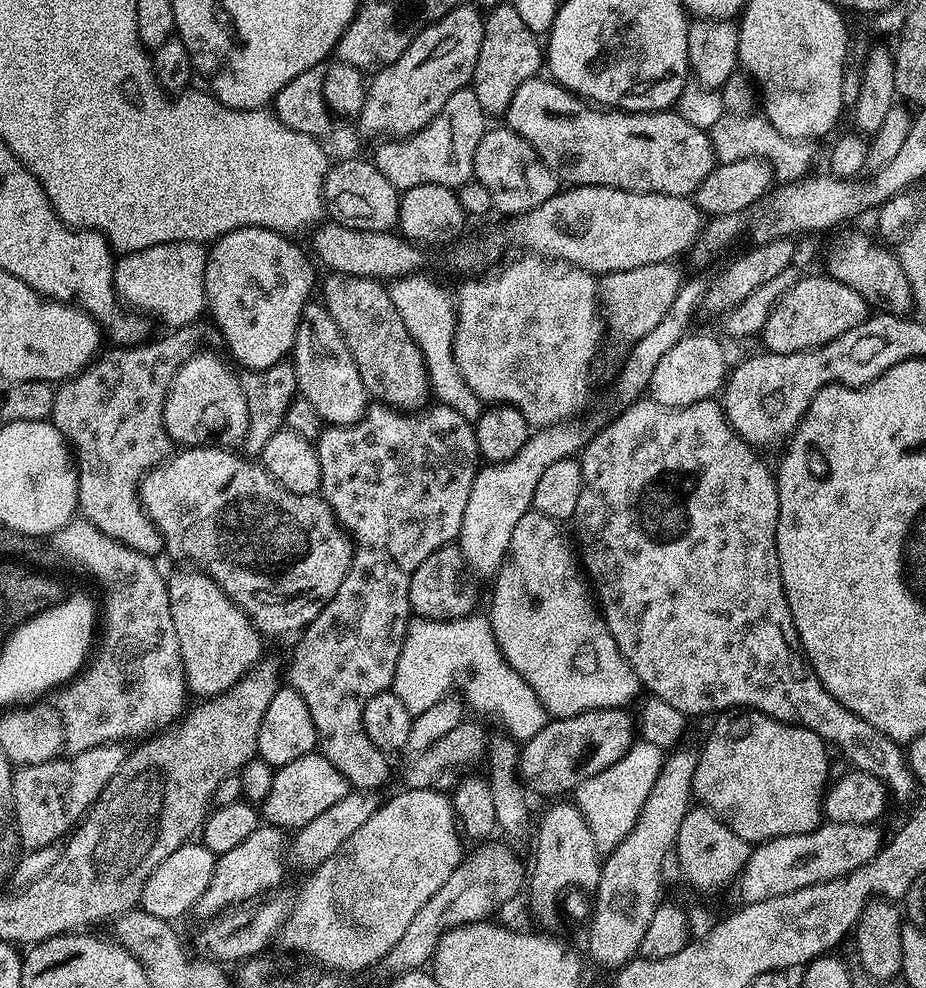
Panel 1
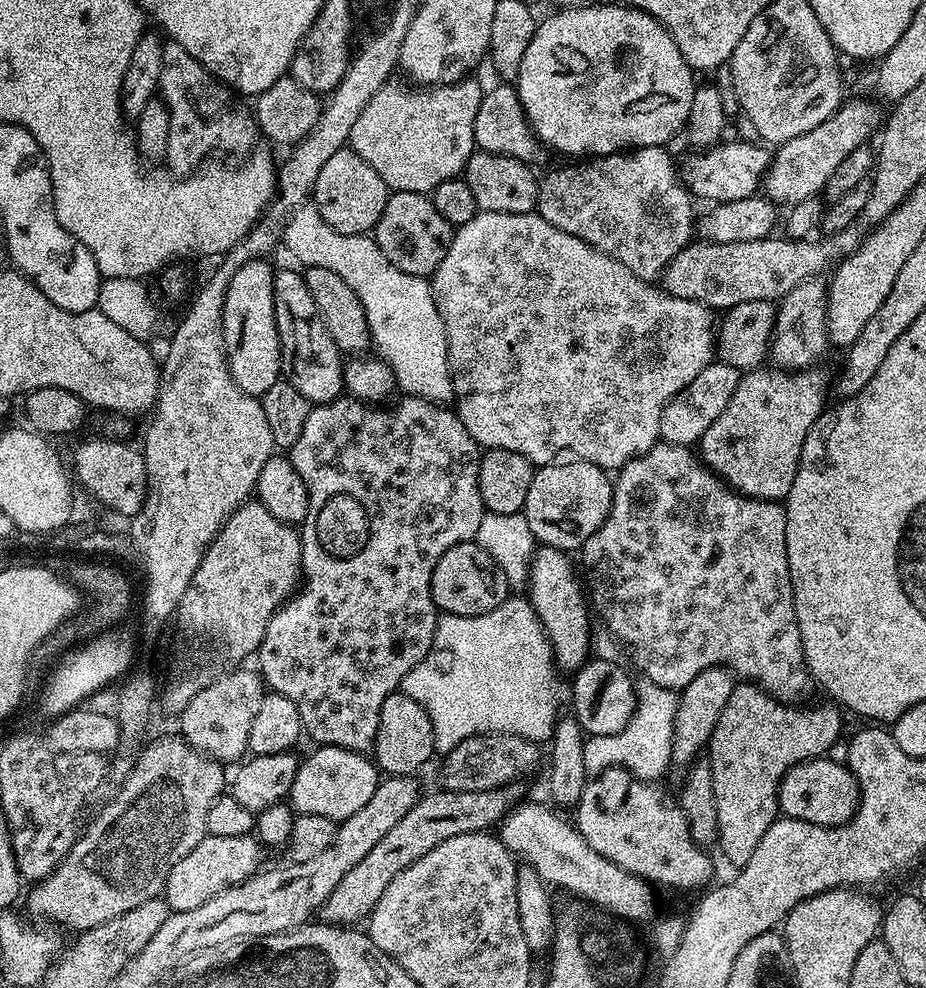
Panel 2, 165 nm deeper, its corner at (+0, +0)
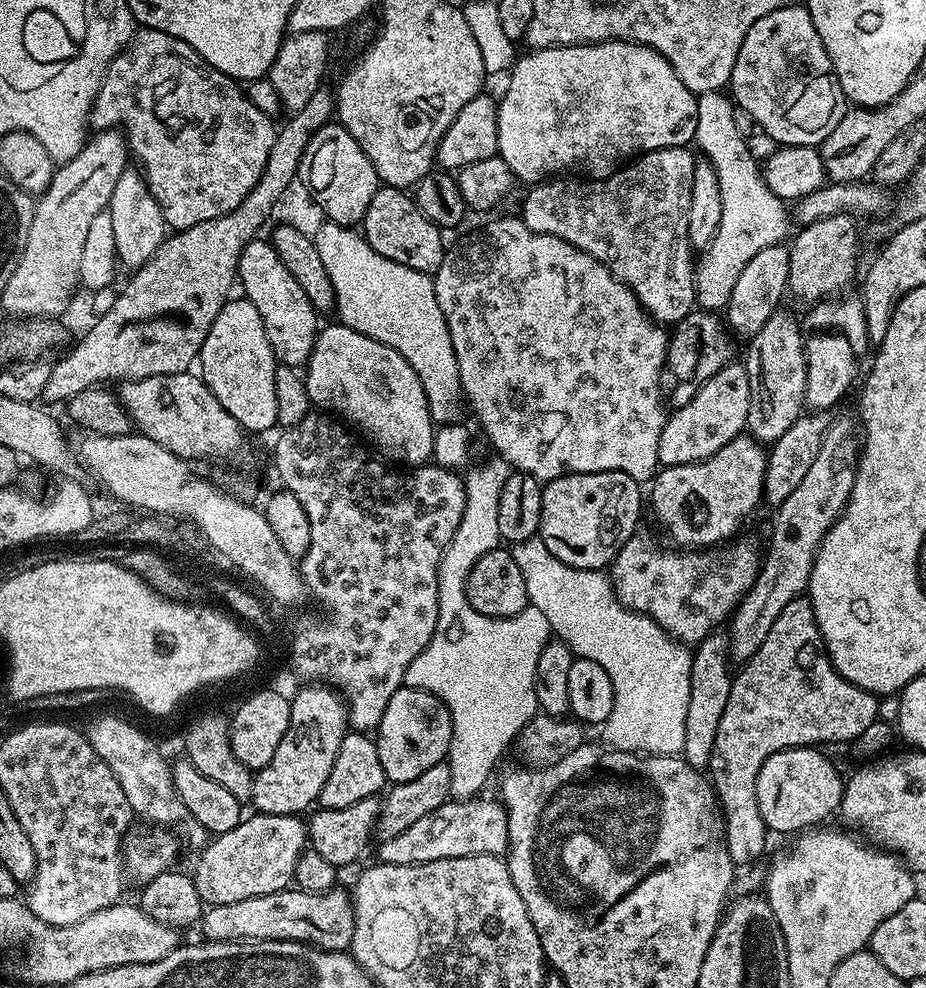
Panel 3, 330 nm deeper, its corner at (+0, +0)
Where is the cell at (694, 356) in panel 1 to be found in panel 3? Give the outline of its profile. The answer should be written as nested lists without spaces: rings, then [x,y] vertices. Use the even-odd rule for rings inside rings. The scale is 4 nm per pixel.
[[[743,363],[728,364],[714,378],[707,380],[686,402],[665,419],[664,429],[658,442],[658,458],[665,468],[682,466],[705,460],[714,455],[726,442],[745,431],[750,410],[750,378]]]

